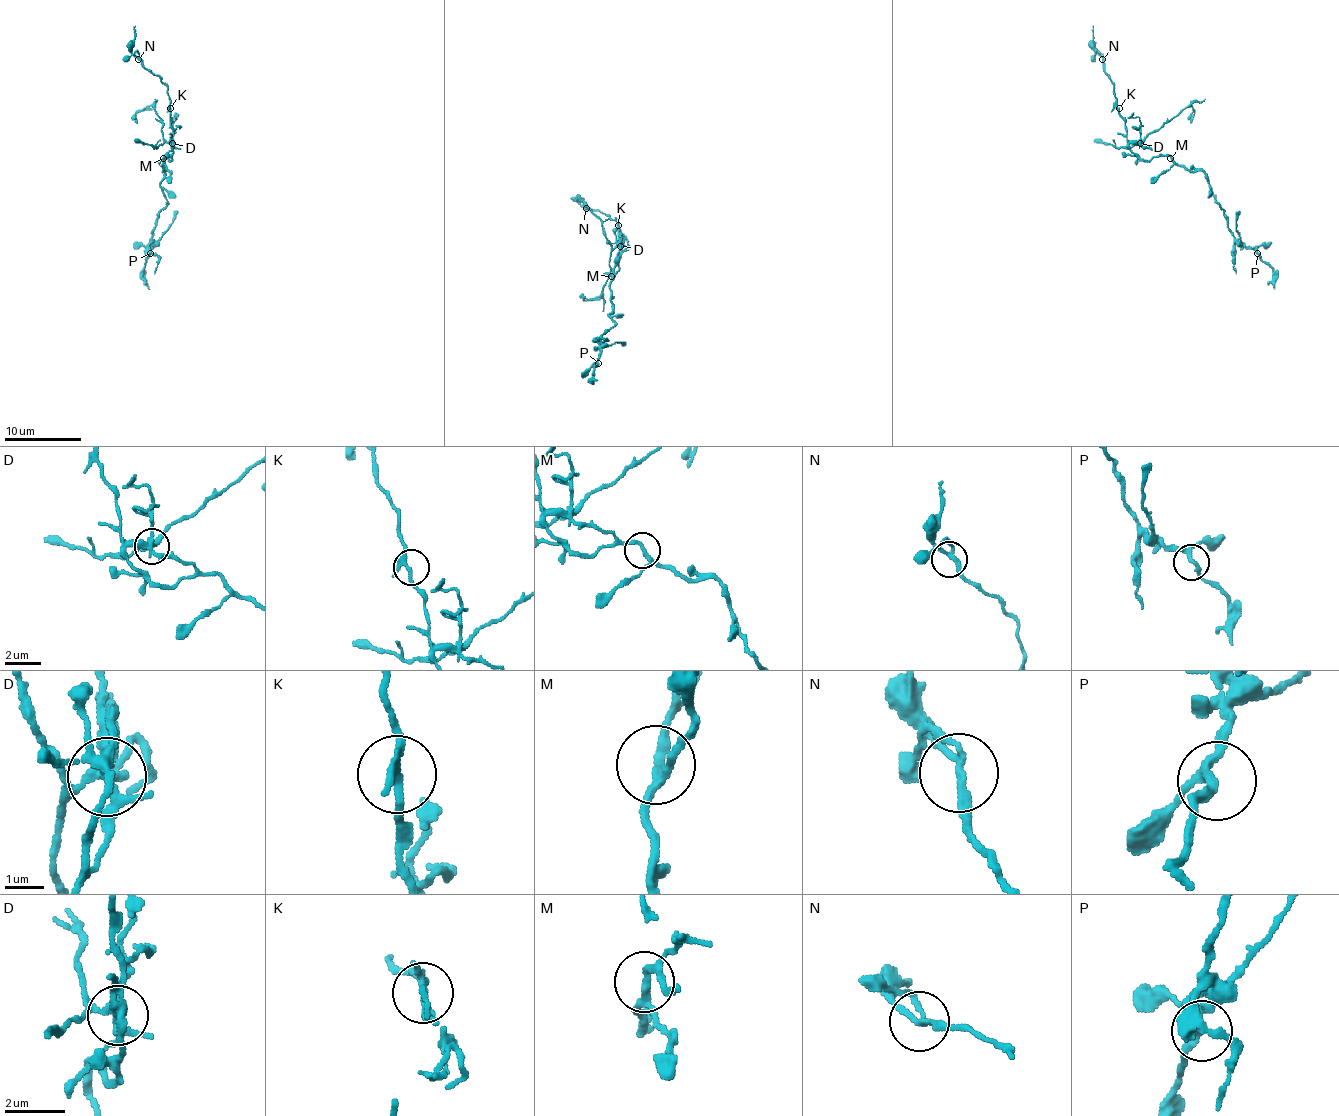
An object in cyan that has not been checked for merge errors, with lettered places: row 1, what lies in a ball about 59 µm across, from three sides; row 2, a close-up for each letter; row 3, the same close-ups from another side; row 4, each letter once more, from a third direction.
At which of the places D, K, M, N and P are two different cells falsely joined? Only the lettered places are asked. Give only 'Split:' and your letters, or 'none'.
Split: D

